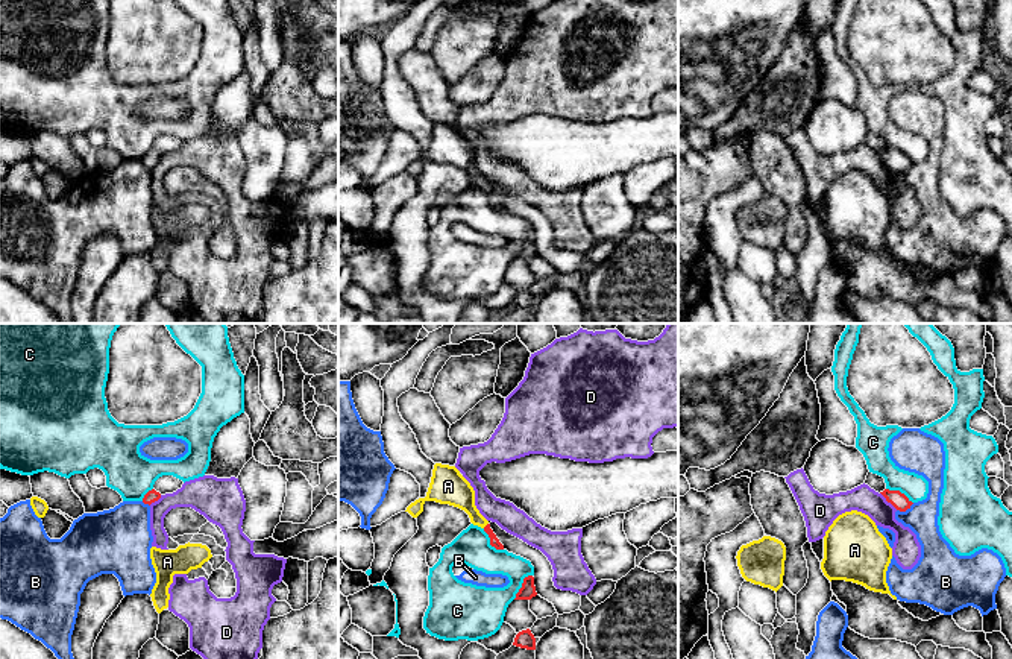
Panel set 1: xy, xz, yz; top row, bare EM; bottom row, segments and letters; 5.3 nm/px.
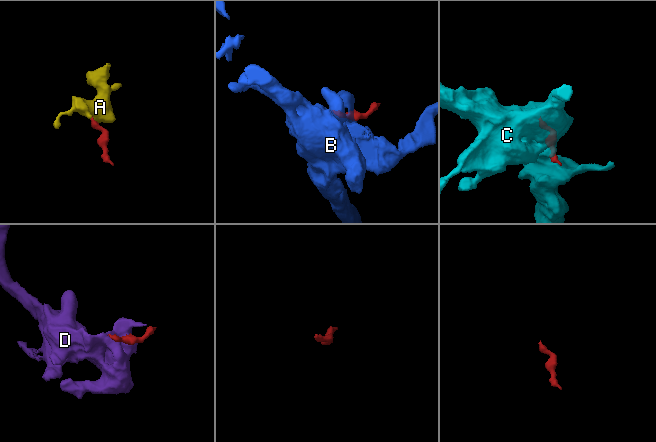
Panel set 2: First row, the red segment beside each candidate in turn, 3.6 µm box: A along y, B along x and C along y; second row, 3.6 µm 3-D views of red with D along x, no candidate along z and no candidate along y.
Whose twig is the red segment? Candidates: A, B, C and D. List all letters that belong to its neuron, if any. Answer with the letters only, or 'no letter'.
A

